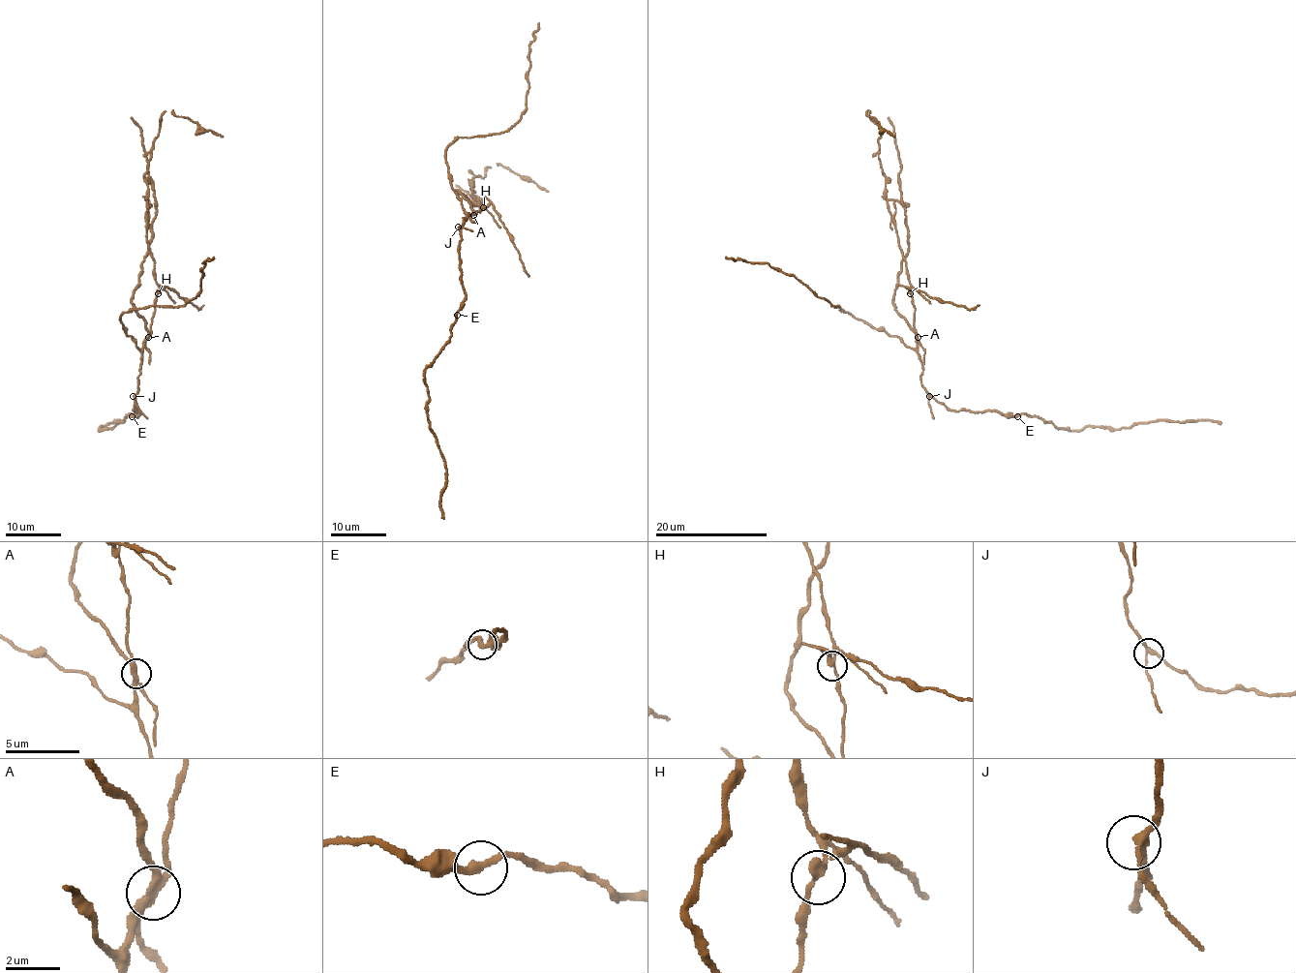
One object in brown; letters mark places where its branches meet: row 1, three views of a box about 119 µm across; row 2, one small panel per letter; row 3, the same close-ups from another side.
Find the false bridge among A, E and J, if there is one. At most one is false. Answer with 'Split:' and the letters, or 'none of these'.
Split: A

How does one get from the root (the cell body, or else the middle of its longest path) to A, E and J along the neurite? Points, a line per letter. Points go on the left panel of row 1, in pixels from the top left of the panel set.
A: (140, 367), (144, 341), (148, 337)
E: (140, 367), (135, 405), (135, 410), (140, 411), (132, 416)
J: (140, 367), (138, 391), (133, 396)

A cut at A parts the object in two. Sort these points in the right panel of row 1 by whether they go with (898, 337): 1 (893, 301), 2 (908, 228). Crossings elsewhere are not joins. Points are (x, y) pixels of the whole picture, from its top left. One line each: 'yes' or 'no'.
1: yes
2: yes

